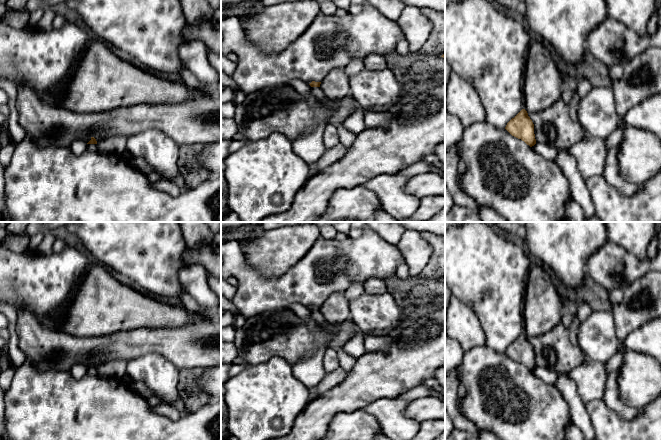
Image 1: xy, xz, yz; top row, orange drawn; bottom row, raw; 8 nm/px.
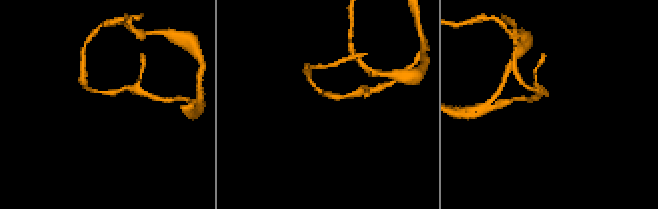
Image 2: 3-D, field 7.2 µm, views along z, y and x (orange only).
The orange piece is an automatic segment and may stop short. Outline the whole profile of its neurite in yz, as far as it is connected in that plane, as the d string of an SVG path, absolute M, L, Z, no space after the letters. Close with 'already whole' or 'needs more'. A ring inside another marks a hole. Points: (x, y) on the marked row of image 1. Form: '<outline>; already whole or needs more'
M522 109L506 125L505 129L514 137L521 139L530 147L536 144L534 124L525 109Z; already whole

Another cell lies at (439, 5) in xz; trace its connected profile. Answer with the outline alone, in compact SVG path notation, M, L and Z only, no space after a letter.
M402 0L405 5L413 5L418 8L432 8L438 11L445 11L445 0Z

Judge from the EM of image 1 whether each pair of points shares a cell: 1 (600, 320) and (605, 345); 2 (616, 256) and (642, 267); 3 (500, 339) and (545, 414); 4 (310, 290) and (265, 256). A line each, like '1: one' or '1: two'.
1: one
2: one
3: two
4: two

